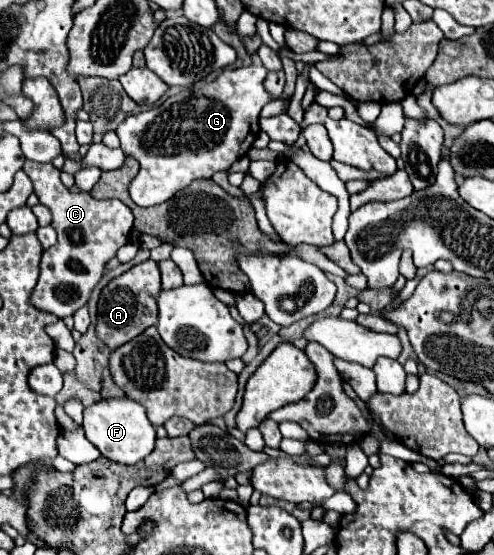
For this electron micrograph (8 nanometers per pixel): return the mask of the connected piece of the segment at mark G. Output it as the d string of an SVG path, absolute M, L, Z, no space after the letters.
M253 62L247 68L223 70L219 78L207 84L207 88L203 90L175 94L157 108L127 116L115 132L121 140L121 150L125 152L125 156L135 158L141 166L139 174L129 186L133 202L143 208L161 204L163 200L175 196L177 190L191 184L195 178L211 178L215 172L227 170L239 156L245 156L259 134L259 112L271 100L271 96L263 88L265 76L267 70L259 62Z

